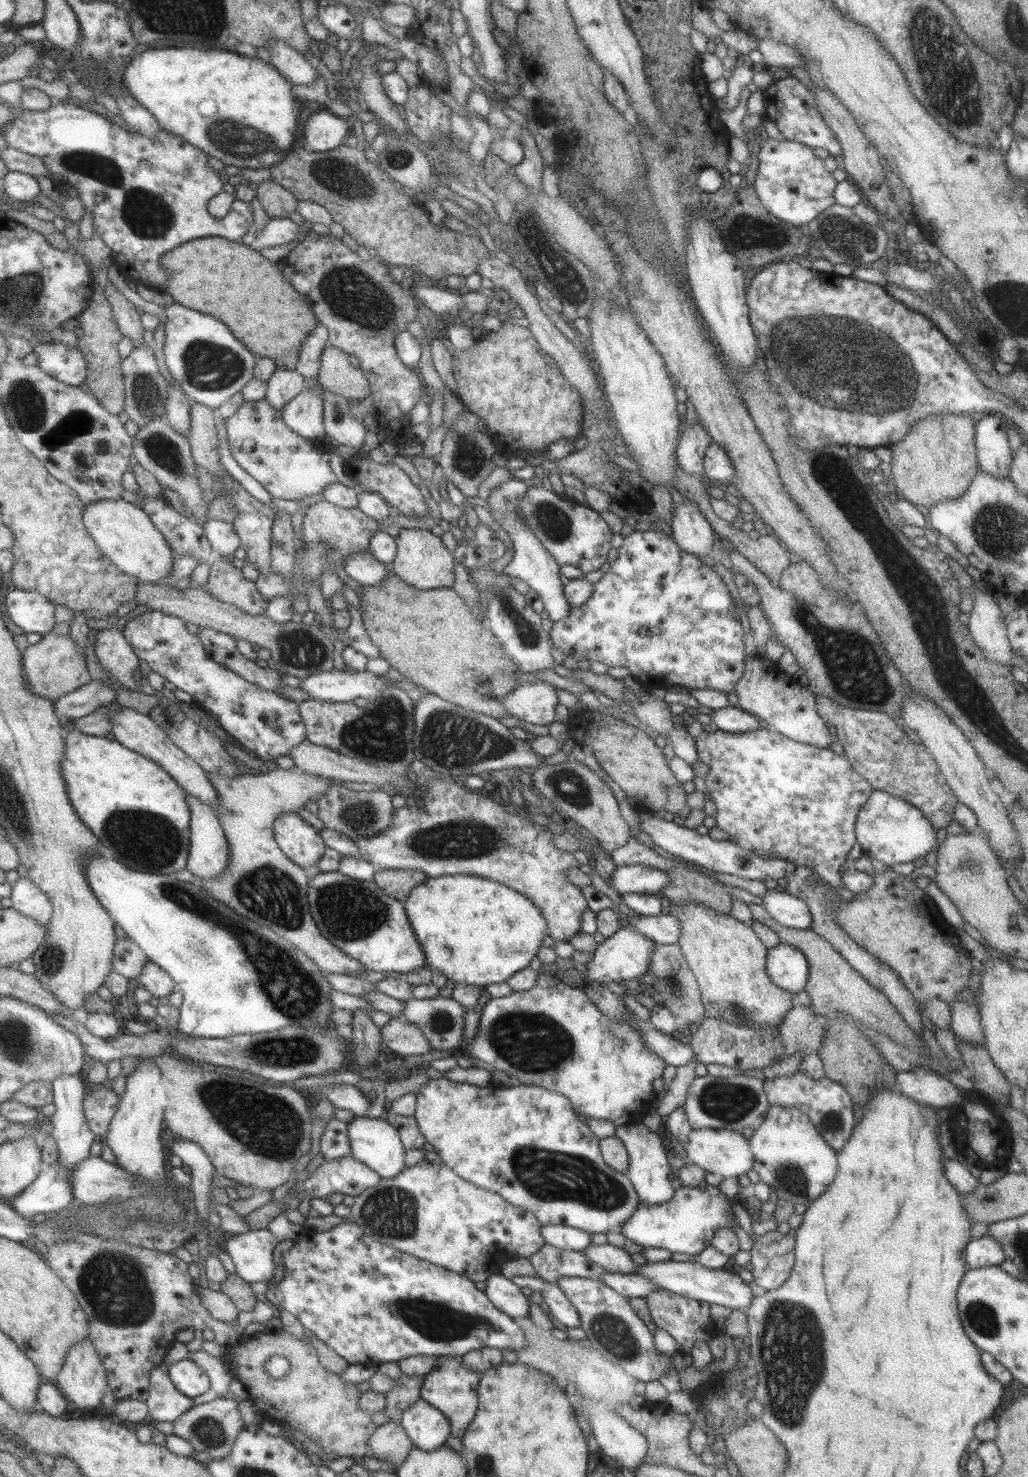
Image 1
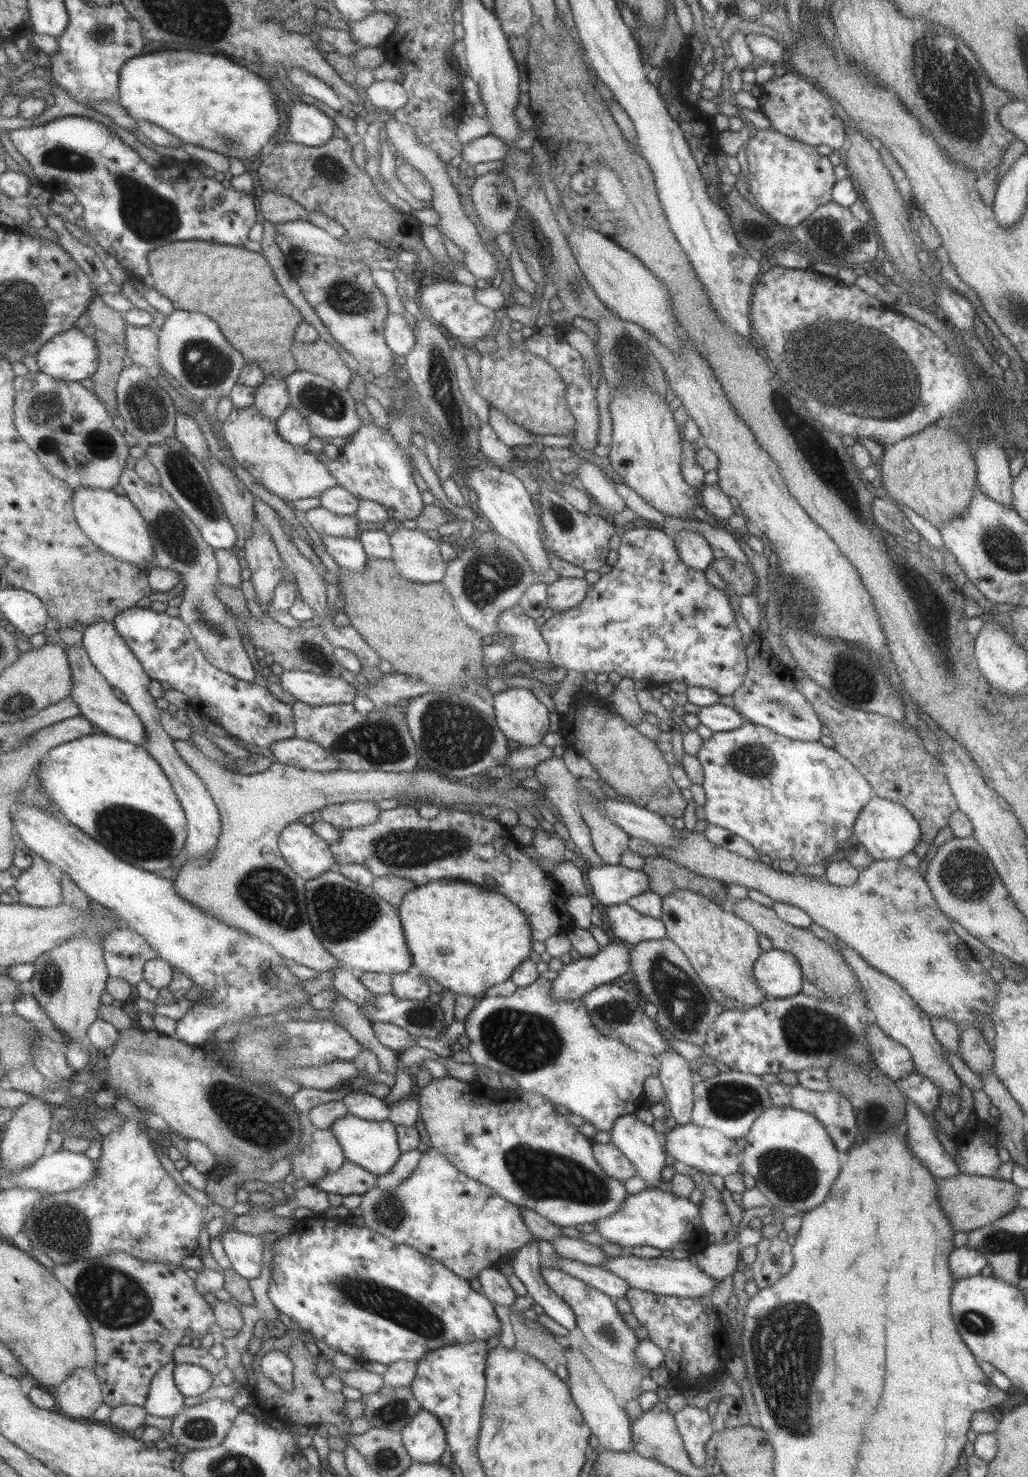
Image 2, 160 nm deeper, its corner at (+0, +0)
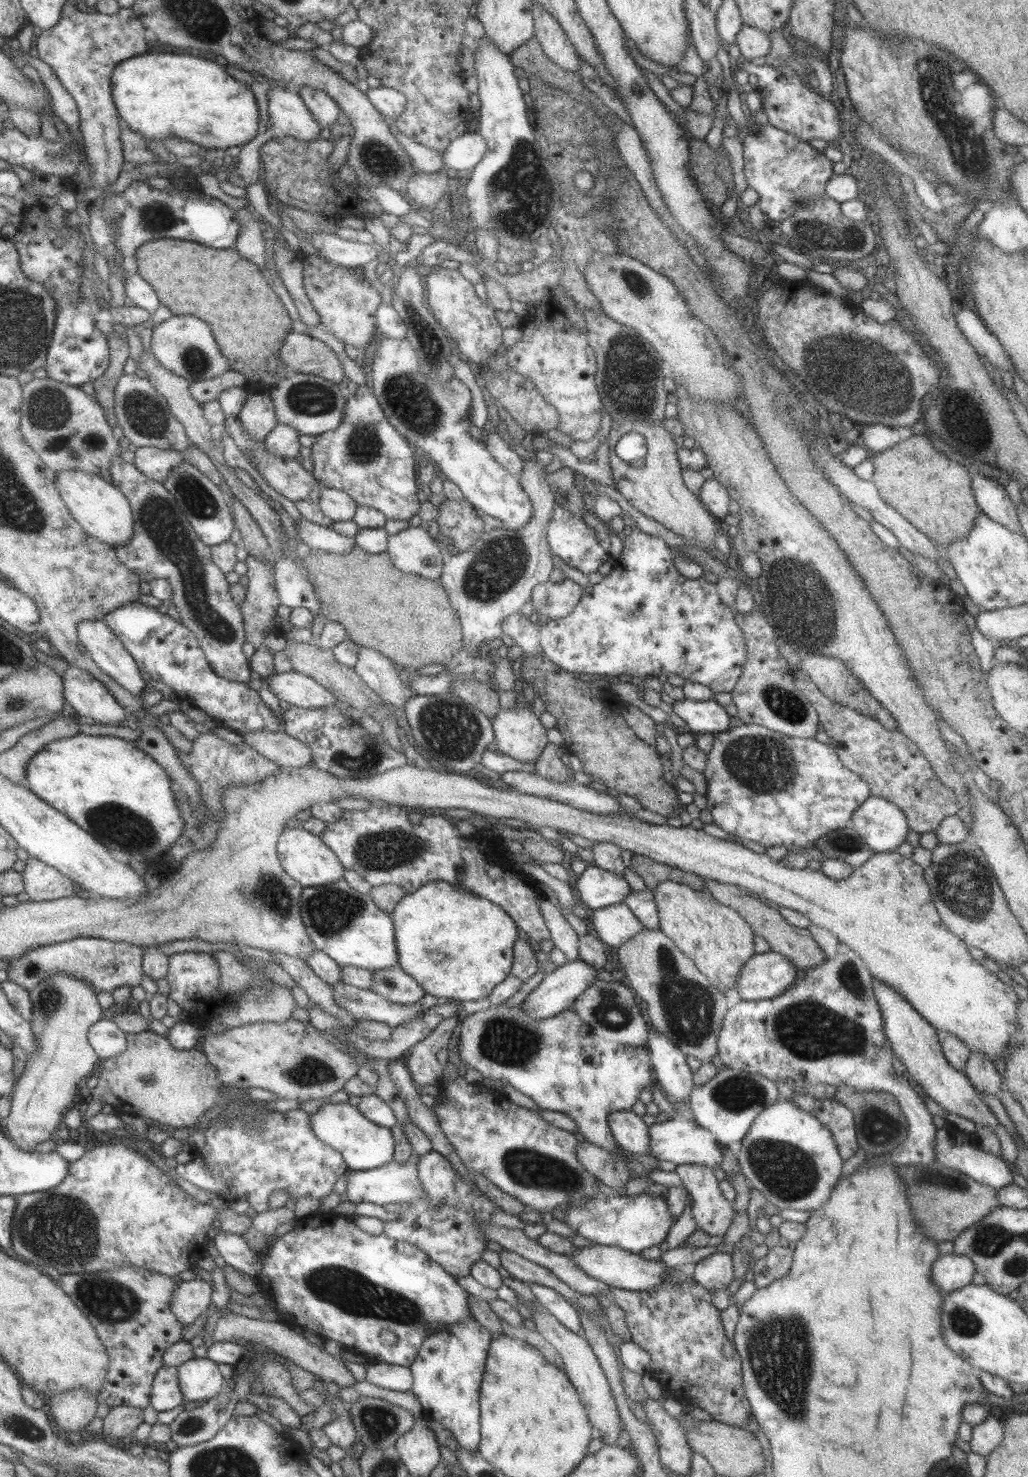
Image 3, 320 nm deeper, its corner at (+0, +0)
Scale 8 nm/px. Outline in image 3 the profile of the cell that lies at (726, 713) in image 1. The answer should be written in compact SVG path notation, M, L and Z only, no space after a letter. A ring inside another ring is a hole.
M683 698L672 704L672 712L681 718L693 735L720 733L735 724L714 700L695 701Z

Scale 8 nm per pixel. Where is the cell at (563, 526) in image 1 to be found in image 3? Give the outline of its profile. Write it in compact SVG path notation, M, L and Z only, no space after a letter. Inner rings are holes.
M556 499L547 528L546 540L549 551L568 567L573 567L585 577L596 573L606 562L609 554L599 546L595 533L581 518L561 509Z

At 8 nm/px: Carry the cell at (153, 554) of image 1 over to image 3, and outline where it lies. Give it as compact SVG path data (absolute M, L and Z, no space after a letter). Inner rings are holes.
M79 469L61 471L57 473L56 487L73 516L94 538L112 547L121 546L121 543L133 538L135 519L128 495L114 483L107 482L99 473Z

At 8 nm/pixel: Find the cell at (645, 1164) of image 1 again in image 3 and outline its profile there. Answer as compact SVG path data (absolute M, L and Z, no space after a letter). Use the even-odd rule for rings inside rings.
M631 1109L610 1112L607 1114L606 1123L622 1150L633 1156L651 1156L648 1126Z

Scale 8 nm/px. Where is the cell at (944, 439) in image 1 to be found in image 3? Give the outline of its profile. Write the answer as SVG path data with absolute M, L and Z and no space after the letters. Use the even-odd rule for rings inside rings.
M906 434L895 446L872 454L870 457L874 466L872 483L882 499L903 518L906 518L919 532L922 532L926 538L946 546L968 535L969 529L977 518L979 508L970 490L971 476L967 467L957 462L951 462L945 457L944 450L927 440L929 438Z

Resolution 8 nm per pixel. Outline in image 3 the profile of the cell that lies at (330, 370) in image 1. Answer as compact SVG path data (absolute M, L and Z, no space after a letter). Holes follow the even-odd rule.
M292 330L285 335L279 360L292 372L313 374L334 383L343 380L343 369L336 355L319 339Z

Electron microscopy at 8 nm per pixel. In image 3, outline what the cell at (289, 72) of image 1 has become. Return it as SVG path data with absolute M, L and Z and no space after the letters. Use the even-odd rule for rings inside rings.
M301 87L296 92L298 96L303 100L305 107L309 110L309 113L315 118L315 123L324 129L333 125L337 117L339 116L339 107L333 103L332 99L329 99L323 91L309 89L308 87Z

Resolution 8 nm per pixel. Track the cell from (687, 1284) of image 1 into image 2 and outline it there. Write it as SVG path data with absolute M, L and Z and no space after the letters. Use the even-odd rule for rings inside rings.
M627 1251L609 1257L601 1266L622 1278L627 1286L653 1294L663 1296L677 1296L679 1298L711 1298L710 1292L718 1283L701 1272L695 1262L687 1259L673 1259L672 1257L643 1258L633 1256Z

